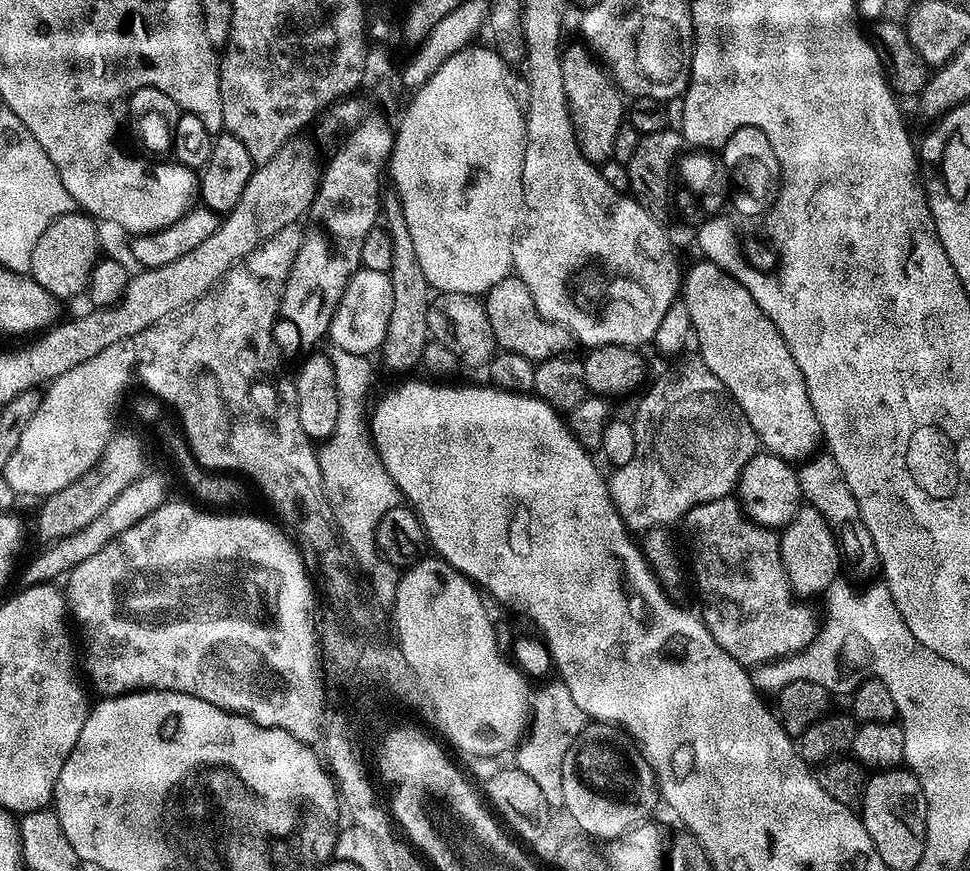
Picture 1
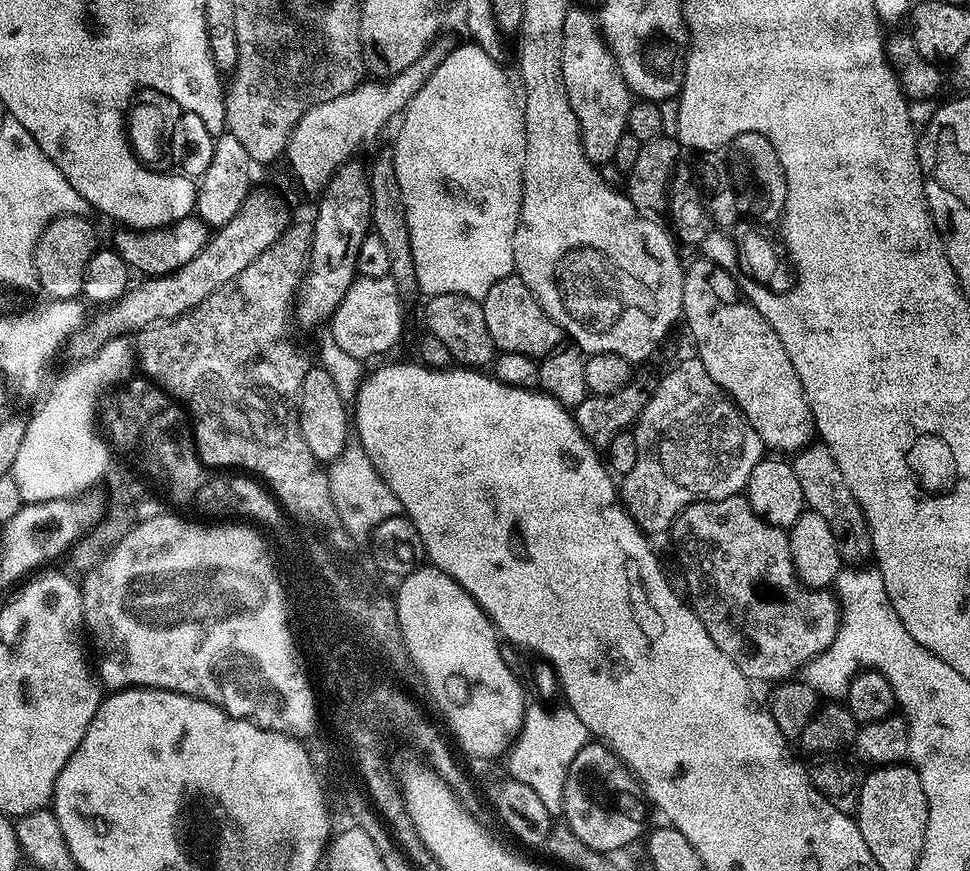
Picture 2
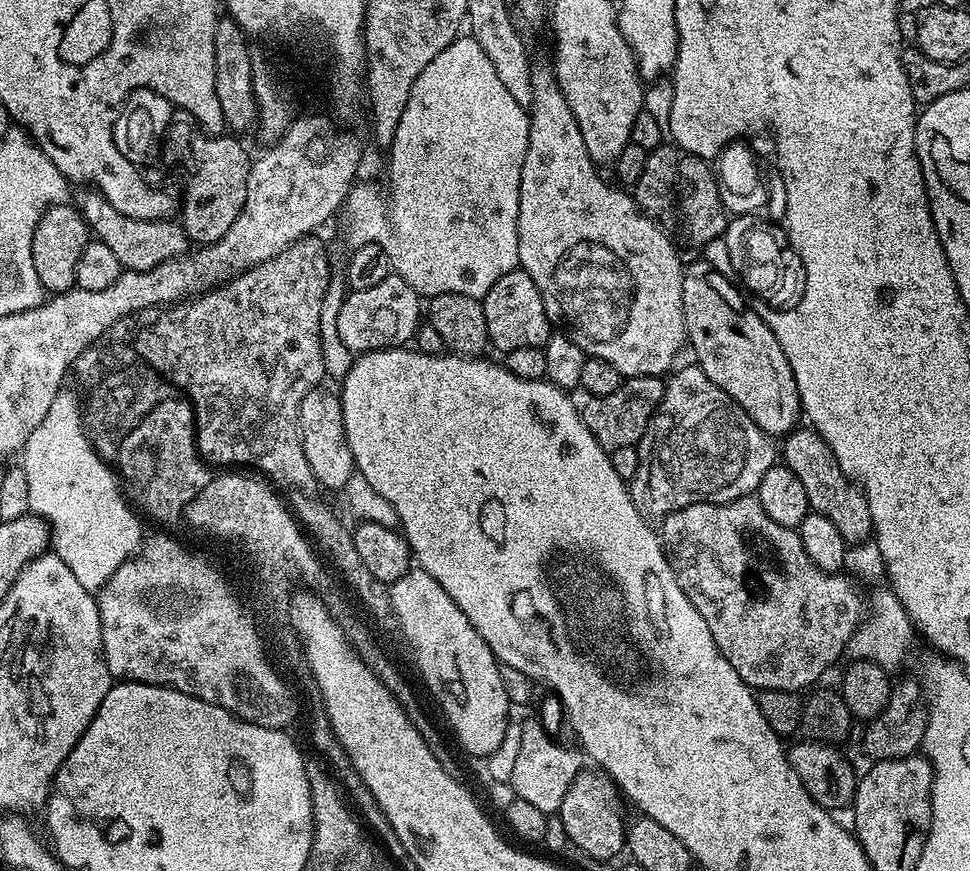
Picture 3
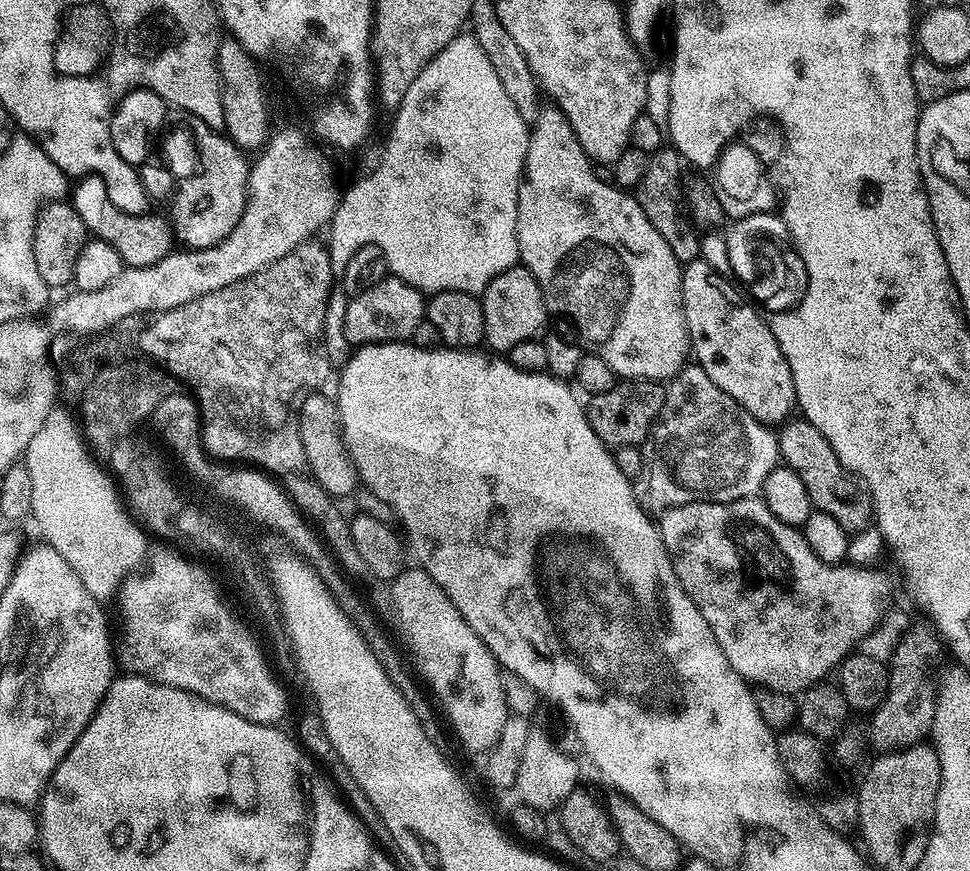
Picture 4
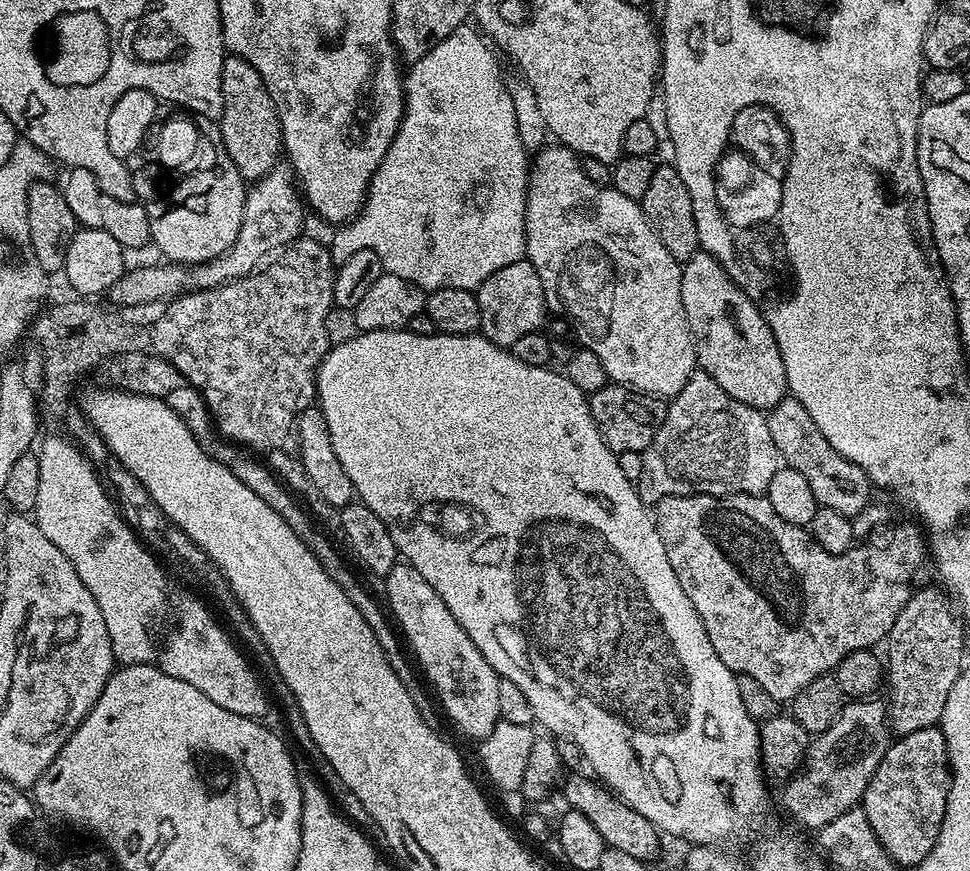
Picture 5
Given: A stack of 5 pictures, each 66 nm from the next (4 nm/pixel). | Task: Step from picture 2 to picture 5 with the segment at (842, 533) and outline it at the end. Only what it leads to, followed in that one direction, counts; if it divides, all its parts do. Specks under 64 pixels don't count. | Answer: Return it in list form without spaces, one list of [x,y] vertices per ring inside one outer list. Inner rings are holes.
[[[791,394],[784,397],[778,406],[767,413],[770,434],[774,438],[774,446],[779,450],[783,463],[787,467],[798,470],[806,482],[810,482],[810,490],[814,490],[814,498],[821,508],[838,510],[838,514],[849,518],[856,517],[873,499],[874,485],[866,473],[854,462],[850,462],[814,426],[814,418],[806,414],[806,406],[795,400]]]

